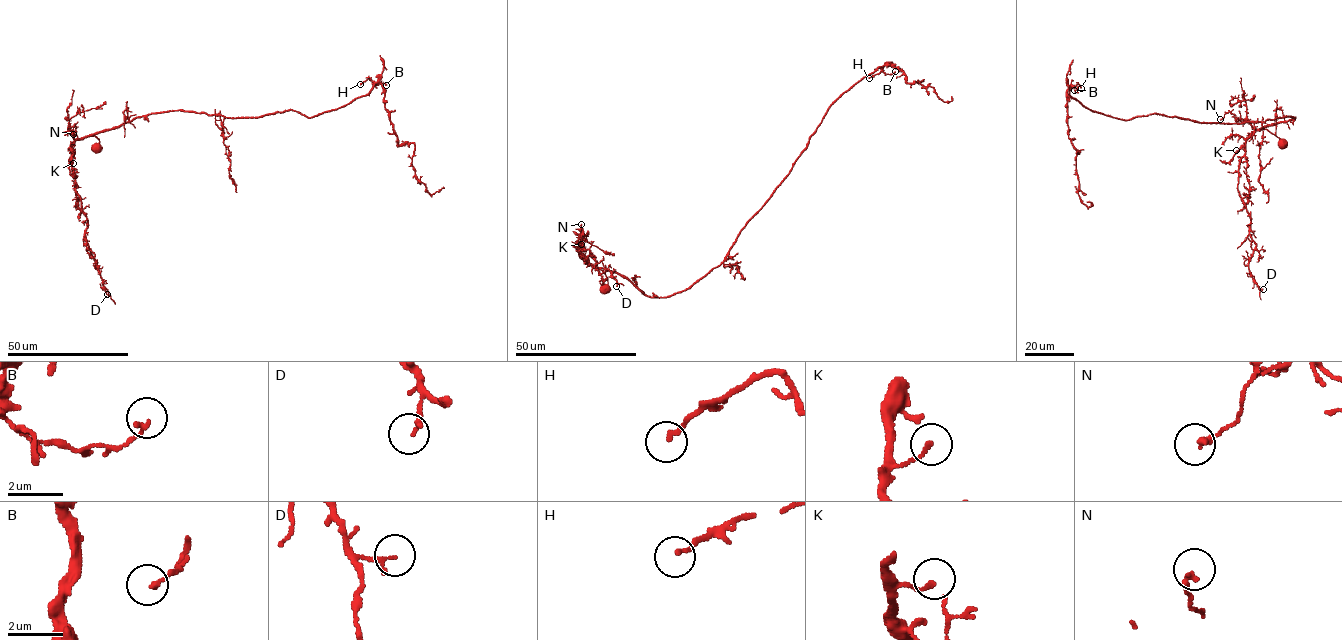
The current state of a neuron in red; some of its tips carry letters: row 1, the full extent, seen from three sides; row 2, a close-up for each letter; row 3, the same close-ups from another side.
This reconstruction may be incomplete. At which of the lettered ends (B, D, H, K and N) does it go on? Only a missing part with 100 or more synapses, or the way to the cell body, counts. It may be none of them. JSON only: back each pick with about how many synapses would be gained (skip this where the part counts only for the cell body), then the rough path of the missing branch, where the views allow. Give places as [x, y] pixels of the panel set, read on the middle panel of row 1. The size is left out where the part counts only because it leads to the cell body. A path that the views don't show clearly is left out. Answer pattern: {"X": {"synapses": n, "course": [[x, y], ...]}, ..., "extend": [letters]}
{"extend": []}

